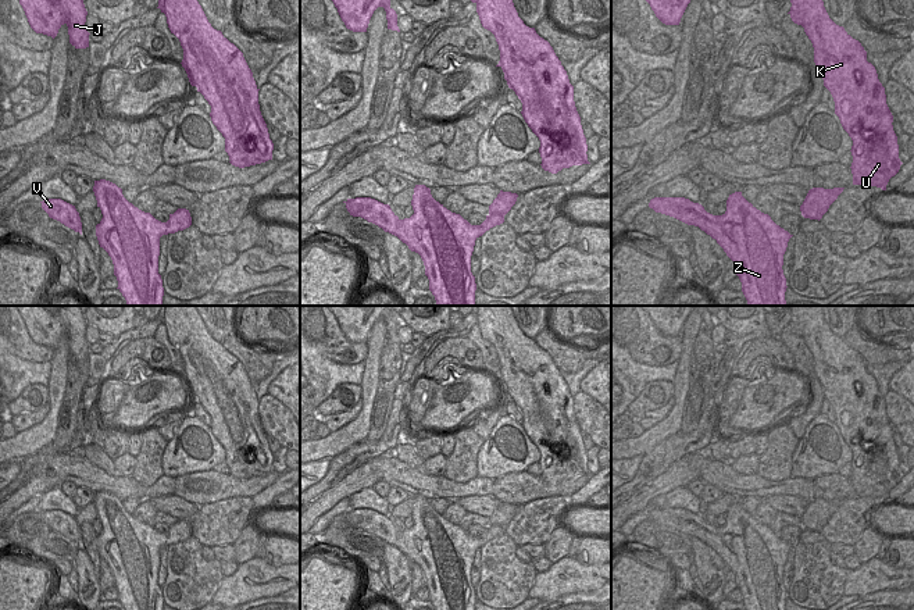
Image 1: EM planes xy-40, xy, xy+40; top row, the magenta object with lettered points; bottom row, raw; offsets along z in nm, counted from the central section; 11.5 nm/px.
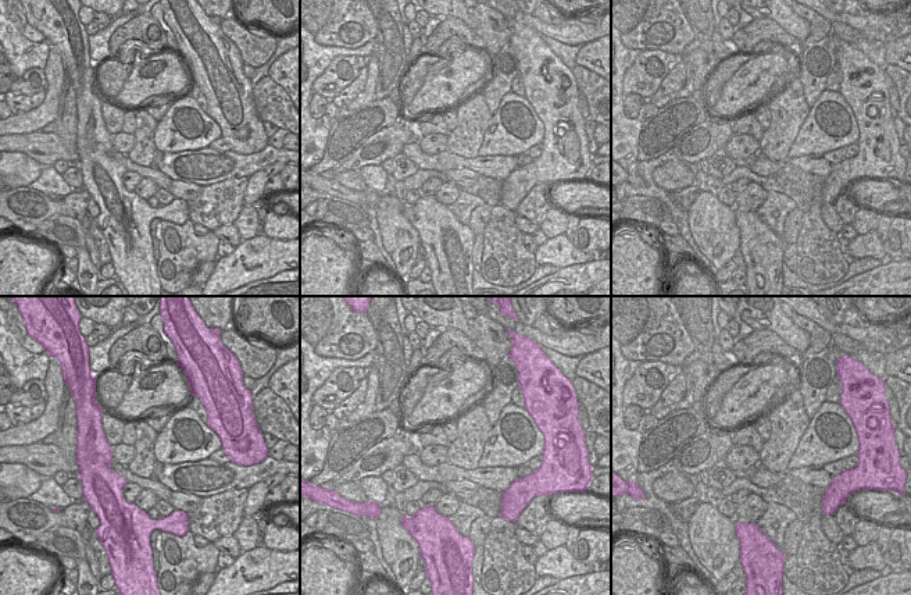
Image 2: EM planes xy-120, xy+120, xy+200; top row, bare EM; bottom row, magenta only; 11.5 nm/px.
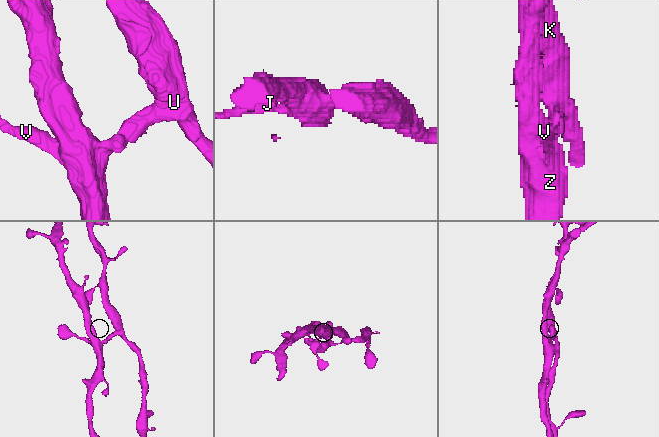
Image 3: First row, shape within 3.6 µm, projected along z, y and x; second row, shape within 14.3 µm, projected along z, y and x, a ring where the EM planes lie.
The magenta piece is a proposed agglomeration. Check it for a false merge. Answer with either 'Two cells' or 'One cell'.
Two cells

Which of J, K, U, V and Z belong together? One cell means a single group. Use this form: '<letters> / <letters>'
J V Z / K U

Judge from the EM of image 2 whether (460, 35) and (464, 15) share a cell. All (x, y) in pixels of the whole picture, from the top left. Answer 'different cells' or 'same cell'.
different cells

